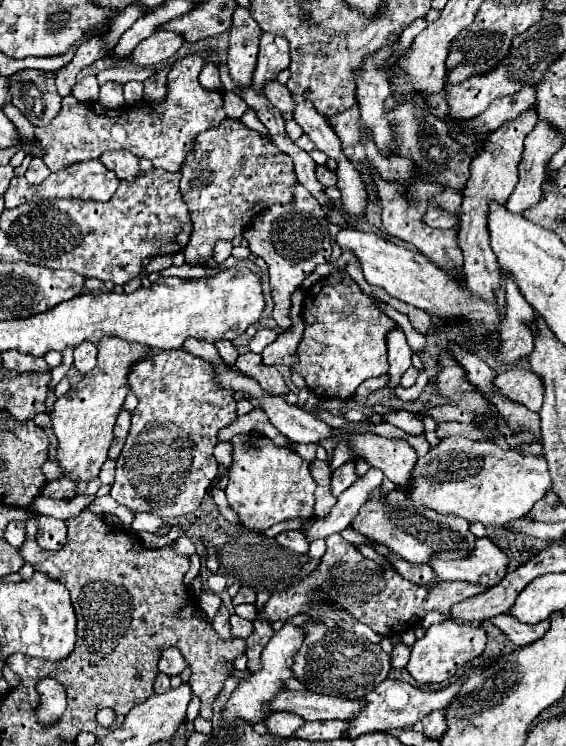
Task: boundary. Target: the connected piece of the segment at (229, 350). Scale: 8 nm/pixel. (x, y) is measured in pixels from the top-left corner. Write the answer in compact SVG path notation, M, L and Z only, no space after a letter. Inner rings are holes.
M222 339L220 343L216 343L216 349L218 349L218 355L224 359L224 363L234 365L234 361L236 361L236 357L238 357L238 351L236 351L236 347L234 347L230 341Z

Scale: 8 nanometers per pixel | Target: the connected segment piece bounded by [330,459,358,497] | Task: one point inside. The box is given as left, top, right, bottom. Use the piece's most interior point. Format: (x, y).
(343, 477)

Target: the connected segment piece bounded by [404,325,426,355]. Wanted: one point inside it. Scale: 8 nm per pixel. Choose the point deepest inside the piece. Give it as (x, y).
(417, 342)

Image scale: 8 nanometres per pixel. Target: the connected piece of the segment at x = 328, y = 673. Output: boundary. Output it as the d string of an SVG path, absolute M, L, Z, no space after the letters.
M308 619L304 625L304 643L294 659L292 675L304 683L308 691L326 693L326 695L344 695L348 699L362 699L380 685L390 671L390 657L382 651L380 645L370 643L368 639L346 631L342 627L328 629L322 621Z

